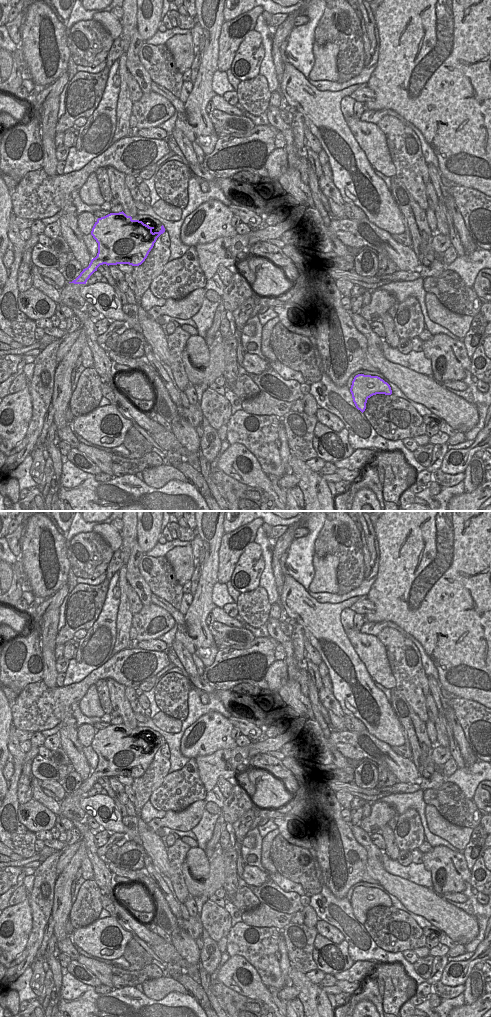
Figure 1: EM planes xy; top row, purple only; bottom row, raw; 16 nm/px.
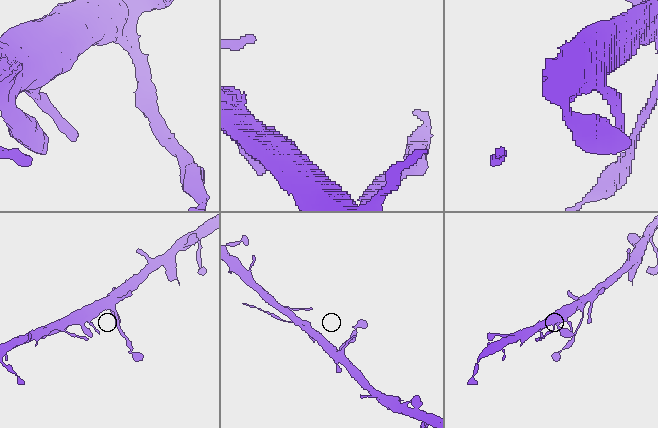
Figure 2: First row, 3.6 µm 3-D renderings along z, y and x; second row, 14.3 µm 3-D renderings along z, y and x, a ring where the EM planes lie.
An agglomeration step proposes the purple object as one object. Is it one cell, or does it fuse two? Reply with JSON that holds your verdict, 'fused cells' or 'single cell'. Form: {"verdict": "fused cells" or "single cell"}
{"verdict": "fused cells"}

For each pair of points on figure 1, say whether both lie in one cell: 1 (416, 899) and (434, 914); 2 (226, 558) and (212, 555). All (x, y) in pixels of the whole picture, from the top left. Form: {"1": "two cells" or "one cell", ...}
{"1": "one cell", "2": "two cells"}

